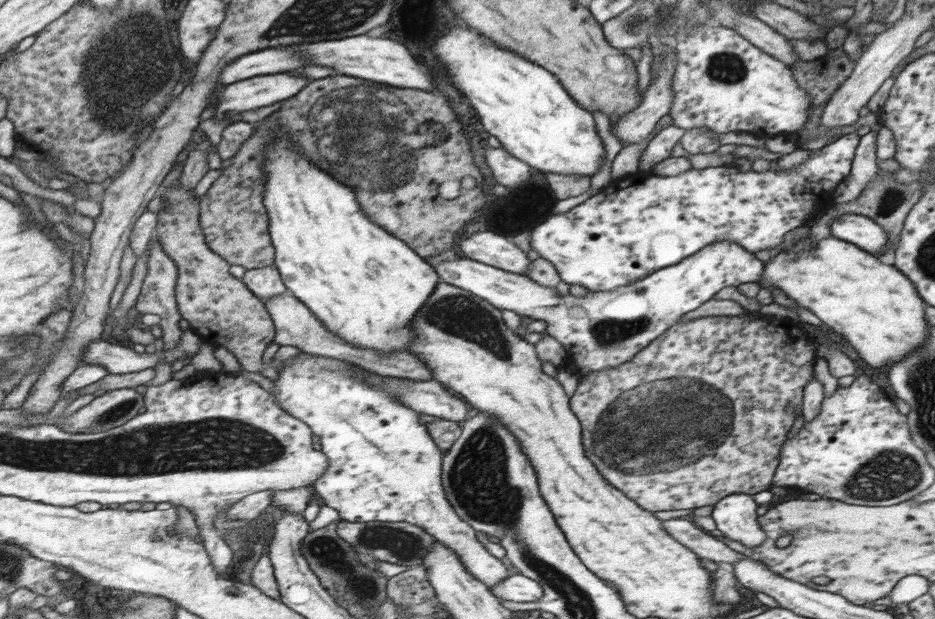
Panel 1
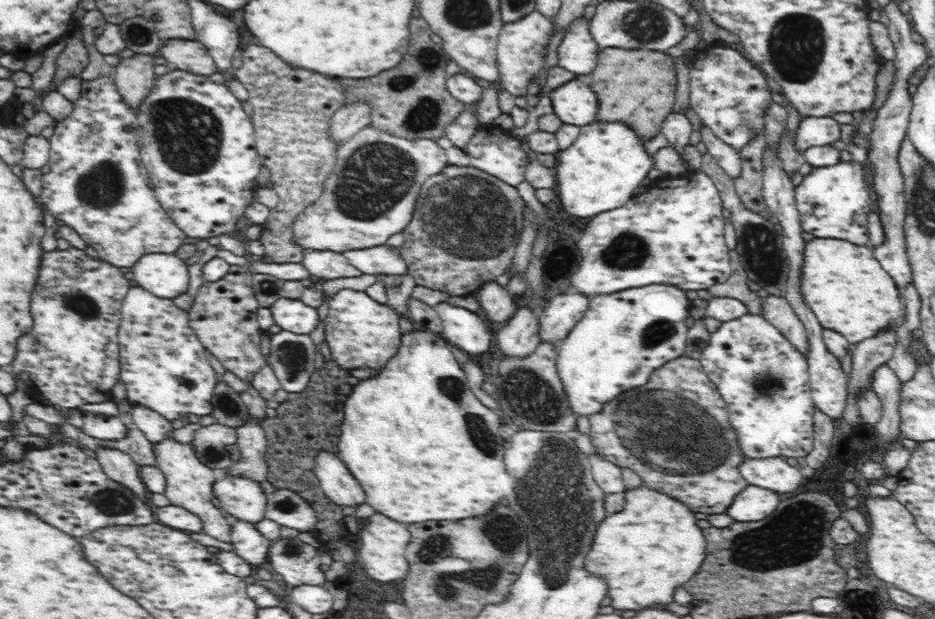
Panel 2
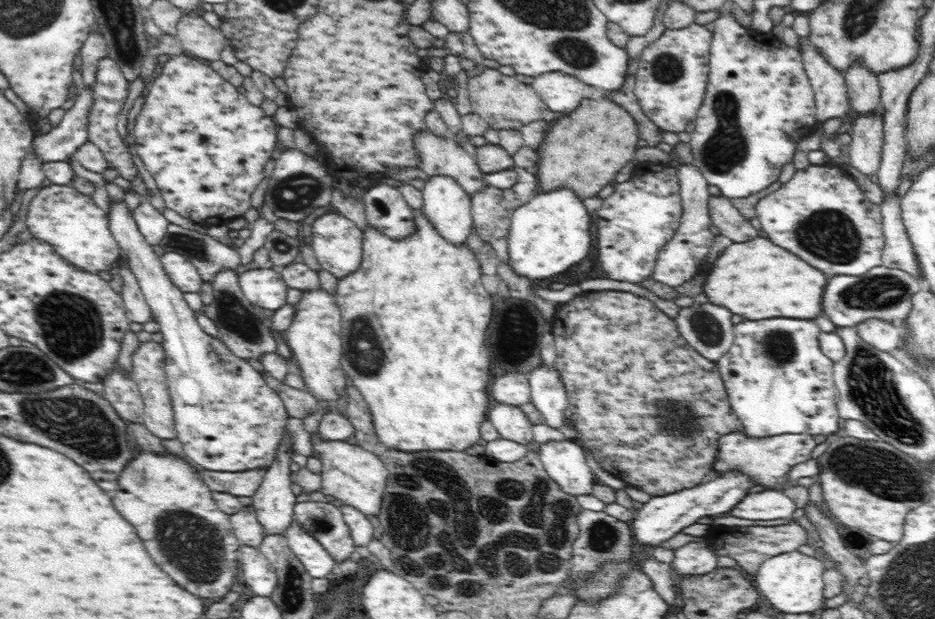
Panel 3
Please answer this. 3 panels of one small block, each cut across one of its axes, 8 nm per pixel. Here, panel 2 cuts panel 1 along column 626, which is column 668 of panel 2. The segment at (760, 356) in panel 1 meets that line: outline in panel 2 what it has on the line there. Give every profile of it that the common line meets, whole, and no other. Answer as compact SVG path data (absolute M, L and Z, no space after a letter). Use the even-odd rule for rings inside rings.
M684 354L656 369L648 379L648 384L642 388L624 390L598 414L590 415L589 435L596 455L616 456L616 466L632 469L648 488L683 502L694 513L722 514L732 504L735 496L749 485L739 469L746 457L737 442L728 412L727 403L722 399L715 383L704 372L700 359Z

